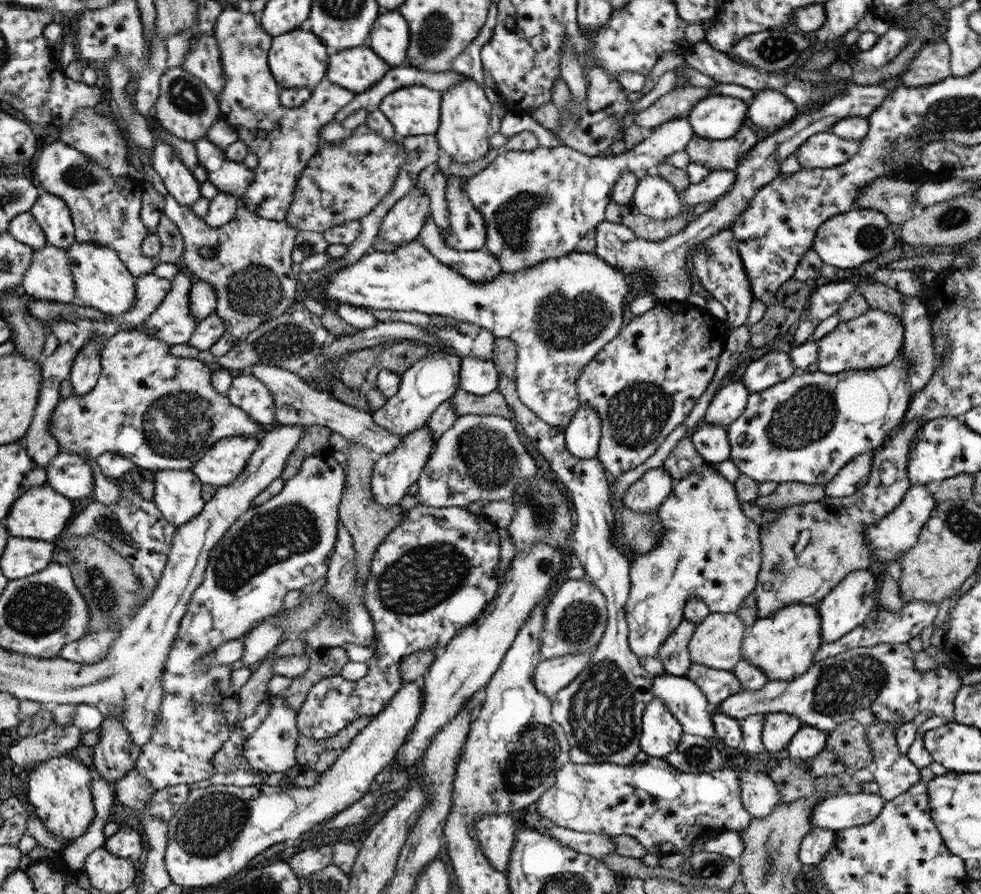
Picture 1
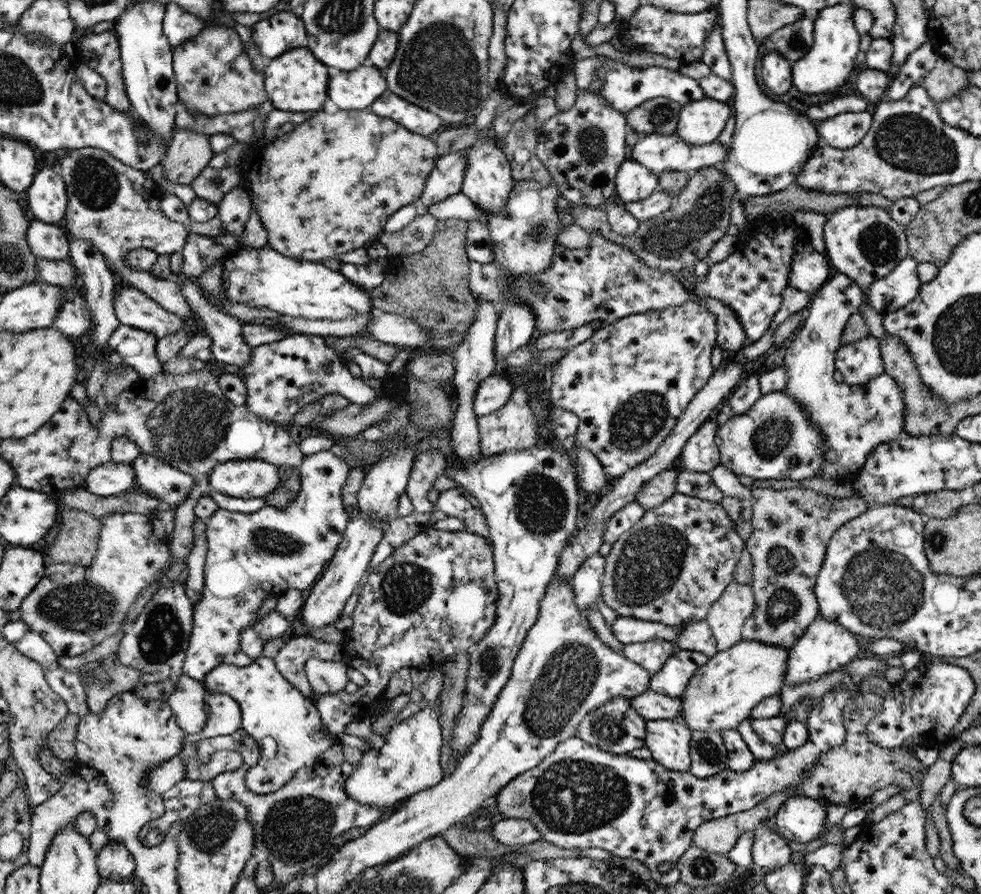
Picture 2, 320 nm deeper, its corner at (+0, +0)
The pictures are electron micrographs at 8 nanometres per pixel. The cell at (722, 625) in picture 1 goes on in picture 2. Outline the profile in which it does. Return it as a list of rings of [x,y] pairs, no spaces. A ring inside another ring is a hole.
[[[736,581],[729,584],[728,590],[713,604],[705,618],[717,639],[718,652],[741,643],[745,620],[753,614],[755,606],[754,591],[750,584]]]

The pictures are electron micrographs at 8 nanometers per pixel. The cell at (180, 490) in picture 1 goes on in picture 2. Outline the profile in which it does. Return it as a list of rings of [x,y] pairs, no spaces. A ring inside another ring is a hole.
[[[140,454],[132,462],[136,479],[143,492],[154,495],[162,502],[162,508],[176,508],[189,495],[193,477],[152,454]]]

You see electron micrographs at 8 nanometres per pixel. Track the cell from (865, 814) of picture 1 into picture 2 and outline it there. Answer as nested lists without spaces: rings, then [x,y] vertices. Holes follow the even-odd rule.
[[[806,796],[784,797],[773,819],[782,836],[807,843],[819,838],[826,822],[825,810],[821,801]]]

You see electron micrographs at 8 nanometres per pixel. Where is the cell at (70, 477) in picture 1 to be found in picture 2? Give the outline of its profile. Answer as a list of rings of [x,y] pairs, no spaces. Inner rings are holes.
[[[110,461],[90,471],[82,487],[98,496],[120,495],[134,484],[135,478],[136,472],[131,463]]]

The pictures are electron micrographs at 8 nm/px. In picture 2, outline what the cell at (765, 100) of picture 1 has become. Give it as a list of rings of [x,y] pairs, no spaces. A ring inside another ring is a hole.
[[[767,50],[762,58],[762,80],[774,94],[786,94],[793,85],[791,62],[778,51]]]

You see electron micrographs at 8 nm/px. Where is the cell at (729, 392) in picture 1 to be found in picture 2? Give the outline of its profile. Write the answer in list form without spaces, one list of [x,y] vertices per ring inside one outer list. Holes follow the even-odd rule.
[[[713,415],[688,439],[680,456],[683,470],[709,473],[720,463],[720,452],[715,441],[719,426]]]

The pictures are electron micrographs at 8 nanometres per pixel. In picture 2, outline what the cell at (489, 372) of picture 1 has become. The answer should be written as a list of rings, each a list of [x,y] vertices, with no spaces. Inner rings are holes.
[[[492,374],[483,380],[475,394],[473,411],[477,417],[489,415],[505,406],[512,398],[513,387],[505,374]]]

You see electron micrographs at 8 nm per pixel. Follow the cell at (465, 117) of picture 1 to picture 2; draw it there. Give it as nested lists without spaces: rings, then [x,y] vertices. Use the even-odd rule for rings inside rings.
[[[480,137],[468,148],[465,181],[462,184],[461,192],[474,202],[474,205],[481,206],[484,213],[496,215],[500,213],[505,205],[509,203],[510,193],[513,192],[514,180],[511,174],[510,162],[505,152],[498,147],[489,137]]]

